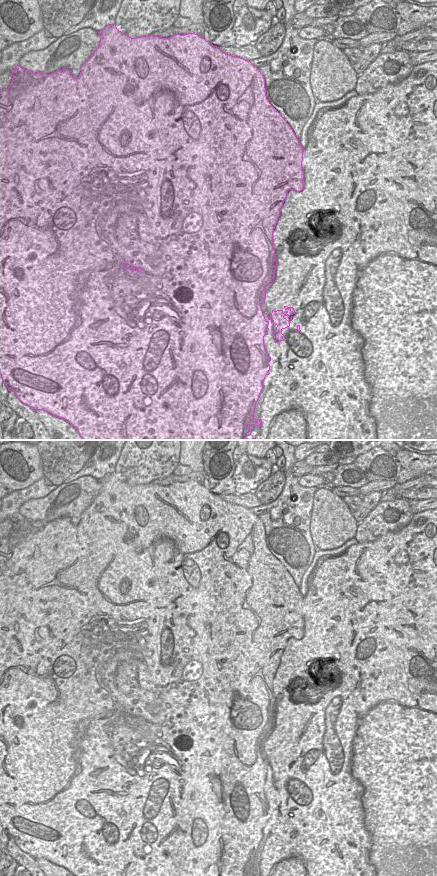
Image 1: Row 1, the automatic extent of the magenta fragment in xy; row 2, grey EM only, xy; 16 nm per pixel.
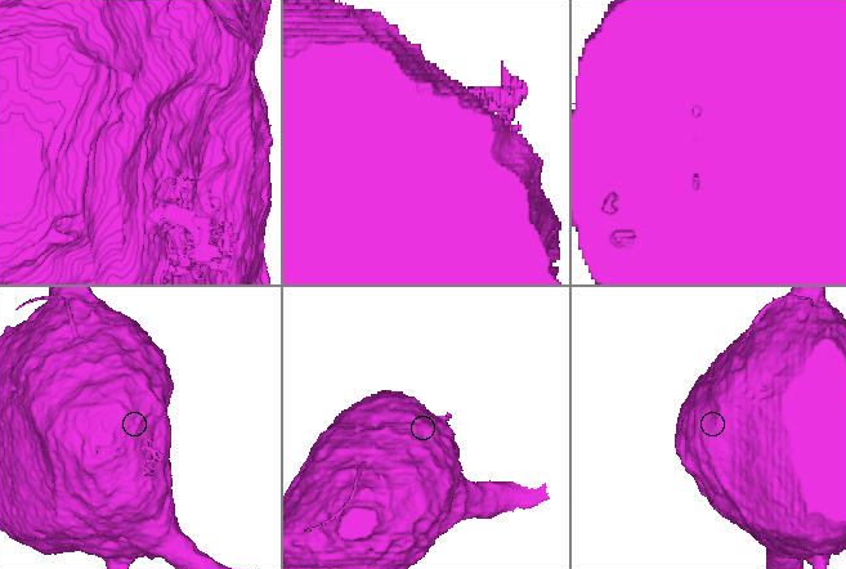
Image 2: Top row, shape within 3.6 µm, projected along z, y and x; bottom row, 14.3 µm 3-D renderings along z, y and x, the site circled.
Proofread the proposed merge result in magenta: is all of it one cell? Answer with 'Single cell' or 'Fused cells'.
Fused cells.

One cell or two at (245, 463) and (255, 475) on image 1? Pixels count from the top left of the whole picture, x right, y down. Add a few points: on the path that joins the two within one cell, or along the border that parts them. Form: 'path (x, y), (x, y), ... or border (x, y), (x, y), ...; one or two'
path (247, 466), (252, 472); one

